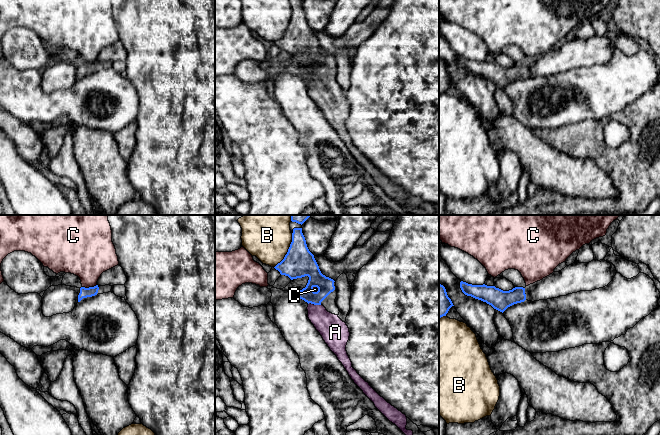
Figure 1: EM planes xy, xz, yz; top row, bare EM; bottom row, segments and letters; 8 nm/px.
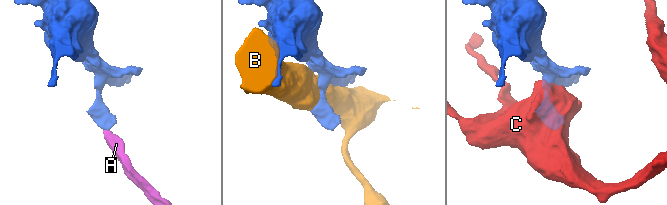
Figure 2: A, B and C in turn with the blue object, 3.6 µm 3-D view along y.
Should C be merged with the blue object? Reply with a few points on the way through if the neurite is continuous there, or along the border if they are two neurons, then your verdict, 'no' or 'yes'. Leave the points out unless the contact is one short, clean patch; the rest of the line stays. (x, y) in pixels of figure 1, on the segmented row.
along xy (96, 284), (90, 287), (82, 287) | no

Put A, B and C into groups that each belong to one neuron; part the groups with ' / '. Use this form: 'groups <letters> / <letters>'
groups A / B / C

